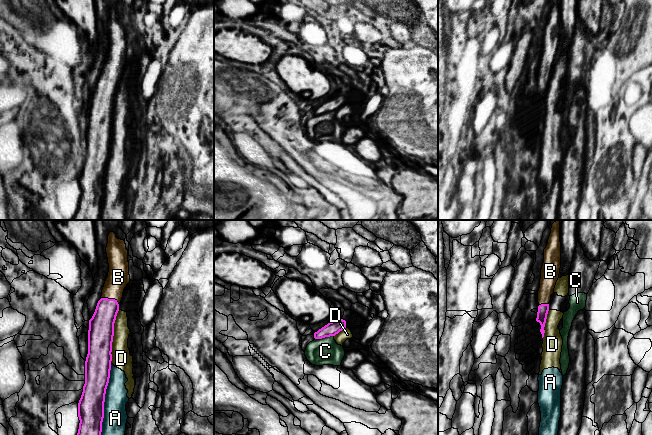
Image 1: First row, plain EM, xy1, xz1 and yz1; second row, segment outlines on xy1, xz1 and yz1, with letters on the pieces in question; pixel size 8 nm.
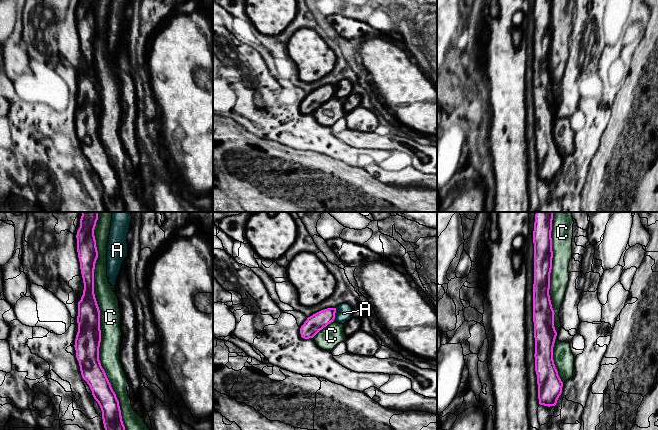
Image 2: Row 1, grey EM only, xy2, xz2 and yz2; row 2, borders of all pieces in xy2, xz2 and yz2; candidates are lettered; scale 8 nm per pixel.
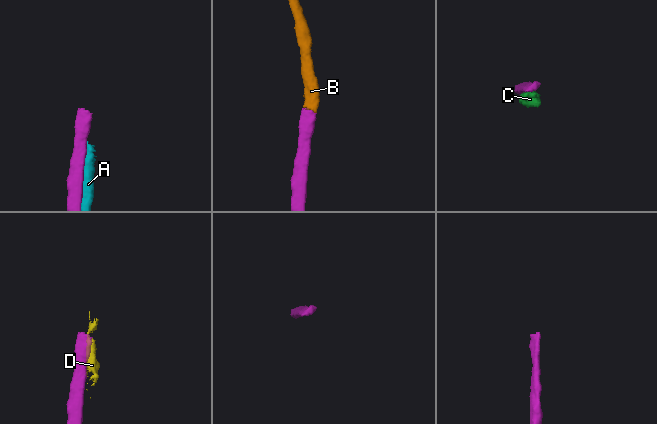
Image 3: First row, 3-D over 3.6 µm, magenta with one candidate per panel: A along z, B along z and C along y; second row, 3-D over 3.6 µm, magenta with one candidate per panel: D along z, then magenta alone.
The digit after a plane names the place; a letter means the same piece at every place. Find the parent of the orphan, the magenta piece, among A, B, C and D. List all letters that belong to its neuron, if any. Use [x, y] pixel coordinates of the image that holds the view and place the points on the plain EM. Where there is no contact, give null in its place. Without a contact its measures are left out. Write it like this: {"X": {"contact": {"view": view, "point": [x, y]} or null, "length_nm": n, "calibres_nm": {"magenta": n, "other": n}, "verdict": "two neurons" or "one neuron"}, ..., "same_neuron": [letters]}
{"A": {"contact": {"view": "xy1", "point": [103, 180]}, "length_nm": 650, "calibres_nm": {"magenta": 200, "other": 190}, "verdict": "two neurons"}, "B": {"contact": {"view": "xy1", "point": [110, 75]}, "length_nm": 160, "calibres_nm": {"magenta": 200, "other": 180}, "verdict": "one neuron"}, "C": {"contact": {"view": "xy2", "point": [100, 106]}, "length_nm": 1700, "calibres_nm": {"magenta": 200, "other": 180}, "verdict": "two neurons"}, "D": {"contact": {"view": "xy1", "point": [112, 113]}, "length_nm": 440, "calibres_nm": {"magenta": 200, "other": 160}, "verdict": "two neurons"}, "same_neuron": ["B"]}

